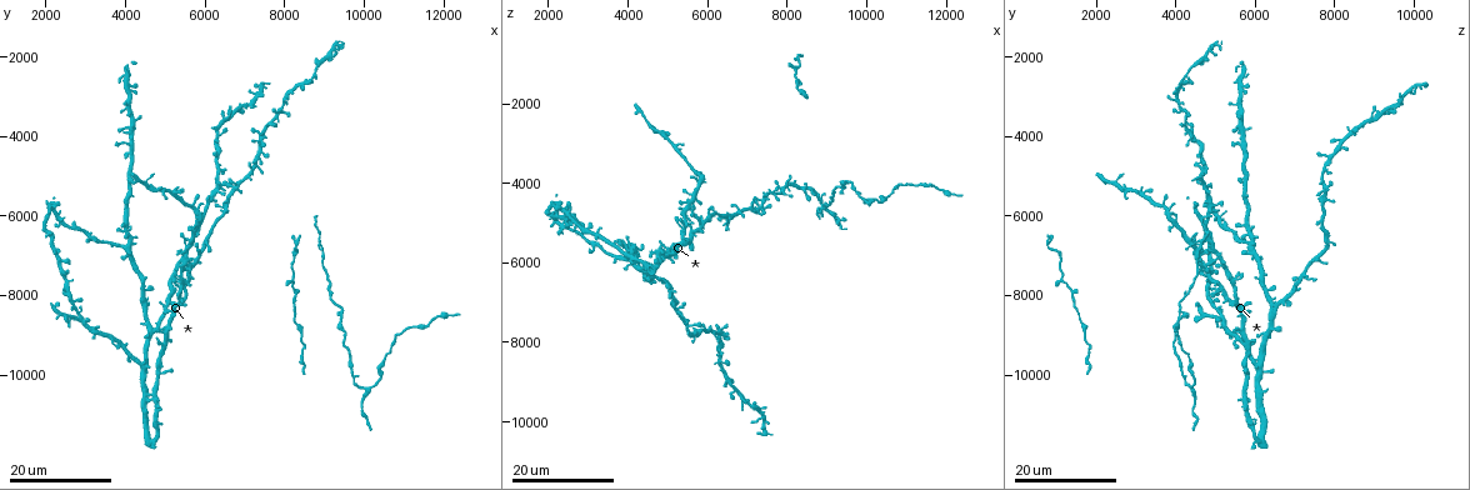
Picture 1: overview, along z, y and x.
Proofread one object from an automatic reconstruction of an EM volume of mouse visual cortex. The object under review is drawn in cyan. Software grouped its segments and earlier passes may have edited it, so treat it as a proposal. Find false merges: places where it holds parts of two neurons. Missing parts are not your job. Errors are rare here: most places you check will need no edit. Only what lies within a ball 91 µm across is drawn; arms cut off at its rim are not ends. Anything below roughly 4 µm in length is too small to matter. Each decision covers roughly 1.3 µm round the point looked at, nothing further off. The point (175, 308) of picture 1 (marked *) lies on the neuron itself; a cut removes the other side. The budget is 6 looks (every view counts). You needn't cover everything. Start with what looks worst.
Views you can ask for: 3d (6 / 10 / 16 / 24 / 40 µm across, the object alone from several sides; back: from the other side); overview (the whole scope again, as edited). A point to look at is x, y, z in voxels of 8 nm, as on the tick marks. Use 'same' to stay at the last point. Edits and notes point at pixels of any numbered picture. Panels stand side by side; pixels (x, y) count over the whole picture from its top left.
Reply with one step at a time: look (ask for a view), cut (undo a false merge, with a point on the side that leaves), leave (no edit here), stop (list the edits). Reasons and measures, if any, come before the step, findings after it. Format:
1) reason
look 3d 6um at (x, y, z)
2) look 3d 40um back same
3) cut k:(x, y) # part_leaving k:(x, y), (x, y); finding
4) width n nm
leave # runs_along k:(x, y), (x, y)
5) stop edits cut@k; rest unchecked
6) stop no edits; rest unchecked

branch point
look 3d 16um at (10200, 10300, 4450)

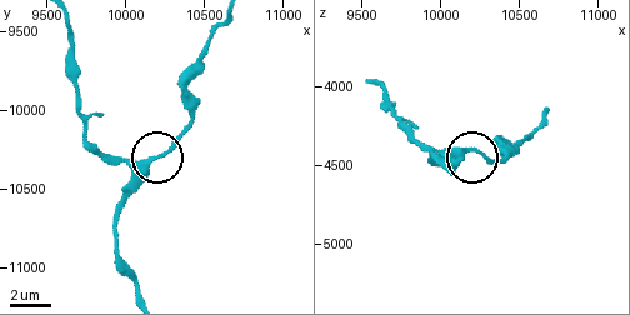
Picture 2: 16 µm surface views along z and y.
look 3d 6um at (10120, 10340, 4400)

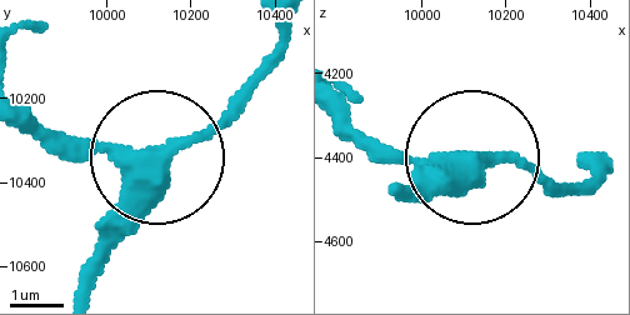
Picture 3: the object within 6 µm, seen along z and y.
leave # runs_along 3:(31, 121), (148, 163), (148, 203), (89, 265); one neuron here

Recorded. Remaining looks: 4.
small branch off a trunk
look 3d 24um at (5800, 7100, 5000)

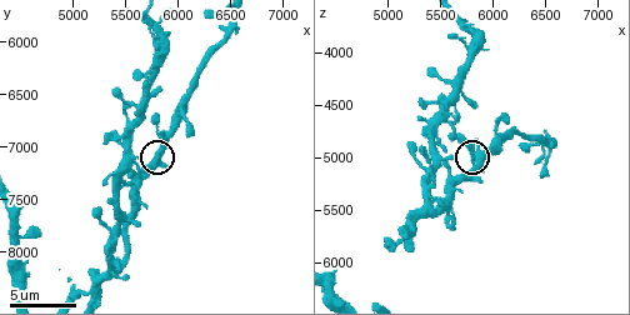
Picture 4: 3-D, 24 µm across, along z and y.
closer look
look 3d 10um same

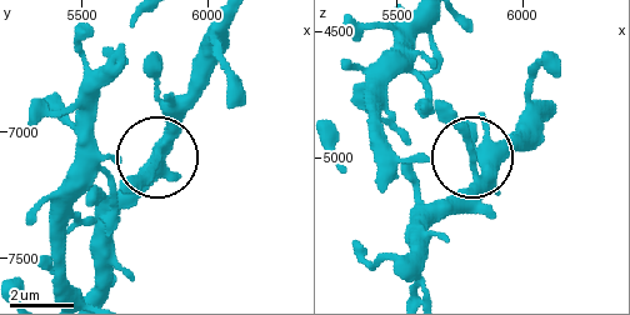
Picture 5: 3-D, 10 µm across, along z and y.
width 300 nm
leave # one neuron here

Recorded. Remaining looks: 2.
a narrow waist
look 3d 24um at (8900, 6500, 4750)

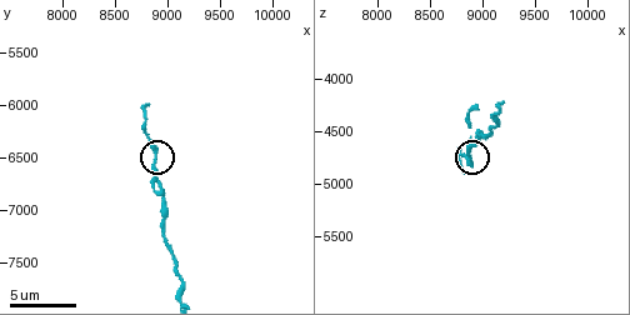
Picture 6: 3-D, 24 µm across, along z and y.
look 3d 10um at (8880, 6500, 4760)

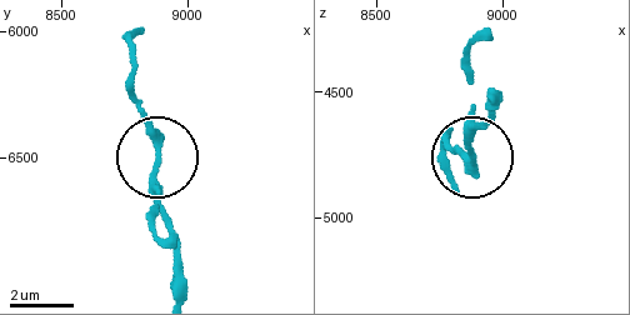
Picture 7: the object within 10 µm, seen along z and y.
width 190 nm
leave # continuous, no second neuron

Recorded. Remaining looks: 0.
stop no edits; rest unchecked

